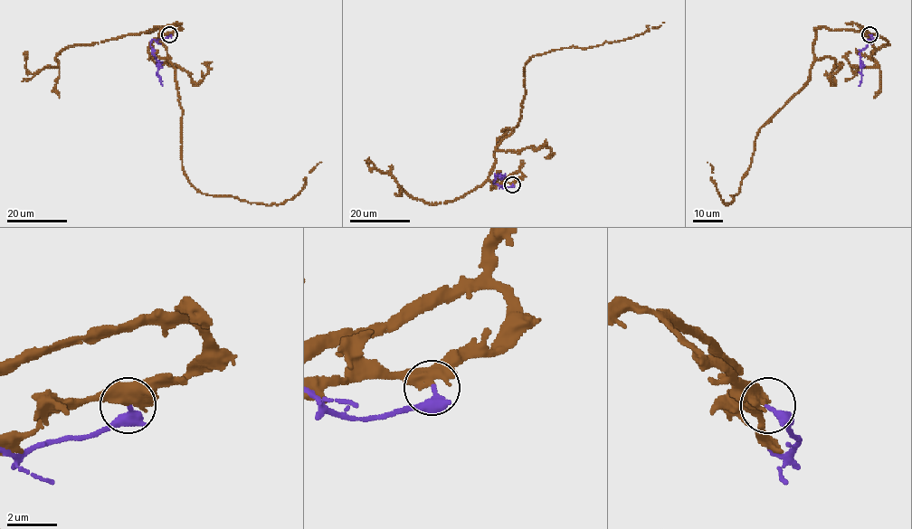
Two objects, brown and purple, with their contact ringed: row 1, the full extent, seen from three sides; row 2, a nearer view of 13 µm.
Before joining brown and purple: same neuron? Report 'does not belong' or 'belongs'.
does not belong

